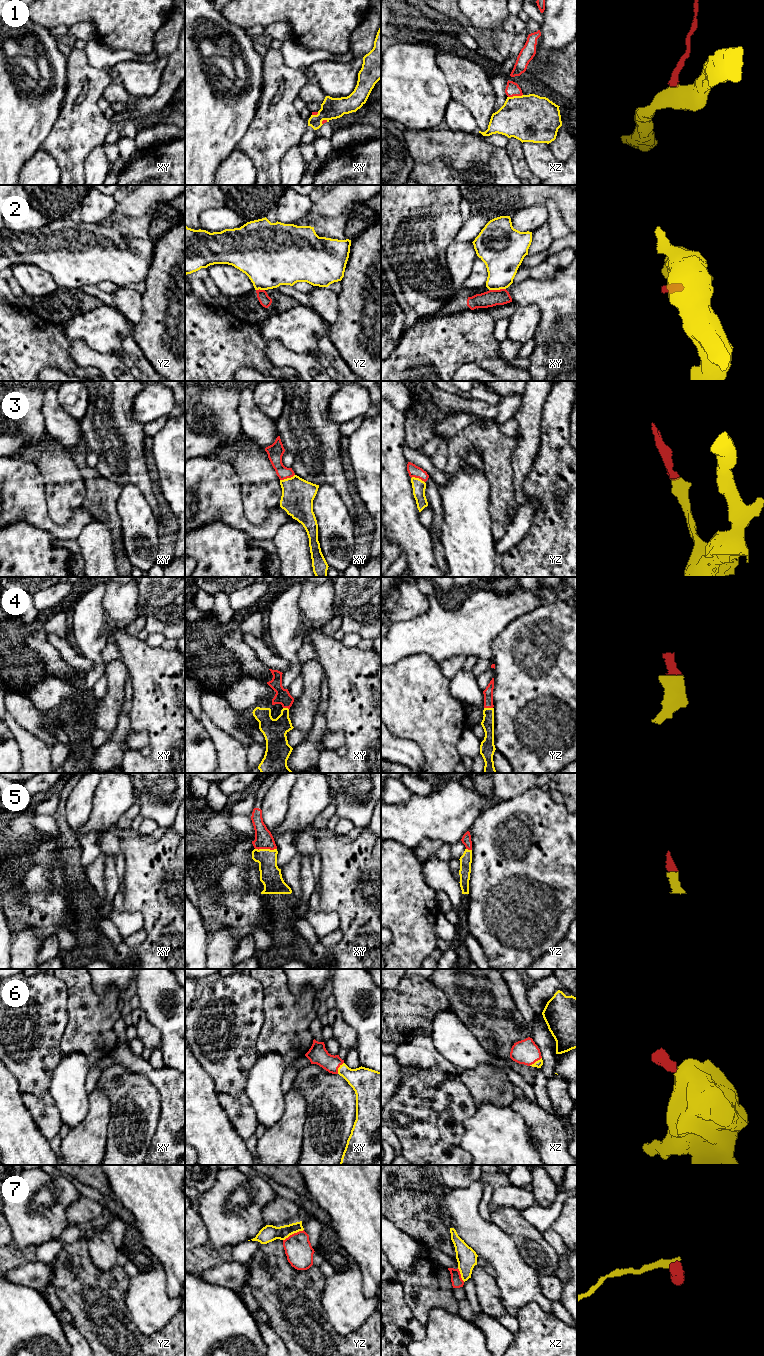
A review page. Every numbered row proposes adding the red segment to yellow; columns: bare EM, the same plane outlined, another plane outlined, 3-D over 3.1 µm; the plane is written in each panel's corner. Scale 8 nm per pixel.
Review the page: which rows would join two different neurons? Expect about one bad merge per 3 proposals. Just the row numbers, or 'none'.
1, 2, 7

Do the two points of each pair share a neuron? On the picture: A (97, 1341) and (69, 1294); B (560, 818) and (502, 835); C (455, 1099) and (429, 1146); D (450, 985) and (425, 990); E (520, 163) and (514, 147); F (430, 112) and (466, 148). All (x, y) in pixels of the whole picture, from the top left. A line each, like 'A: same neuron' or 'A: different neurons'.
A: same neuron
B: same neuron
C: same neuron
D: different neurons
E: same neuron
F: different neurons

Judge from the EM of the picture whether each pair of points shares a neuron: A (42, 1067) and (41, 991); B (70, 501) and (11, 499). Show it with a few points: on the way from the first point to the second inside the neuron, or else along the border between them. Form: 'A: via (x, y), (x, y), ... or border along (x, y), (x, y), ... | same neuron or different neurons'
A: via (41, 1048), (41, 1010) | same neuron
B: border along (41, 477), (44, 483), (47, 512), (55, 522) | different neurons

